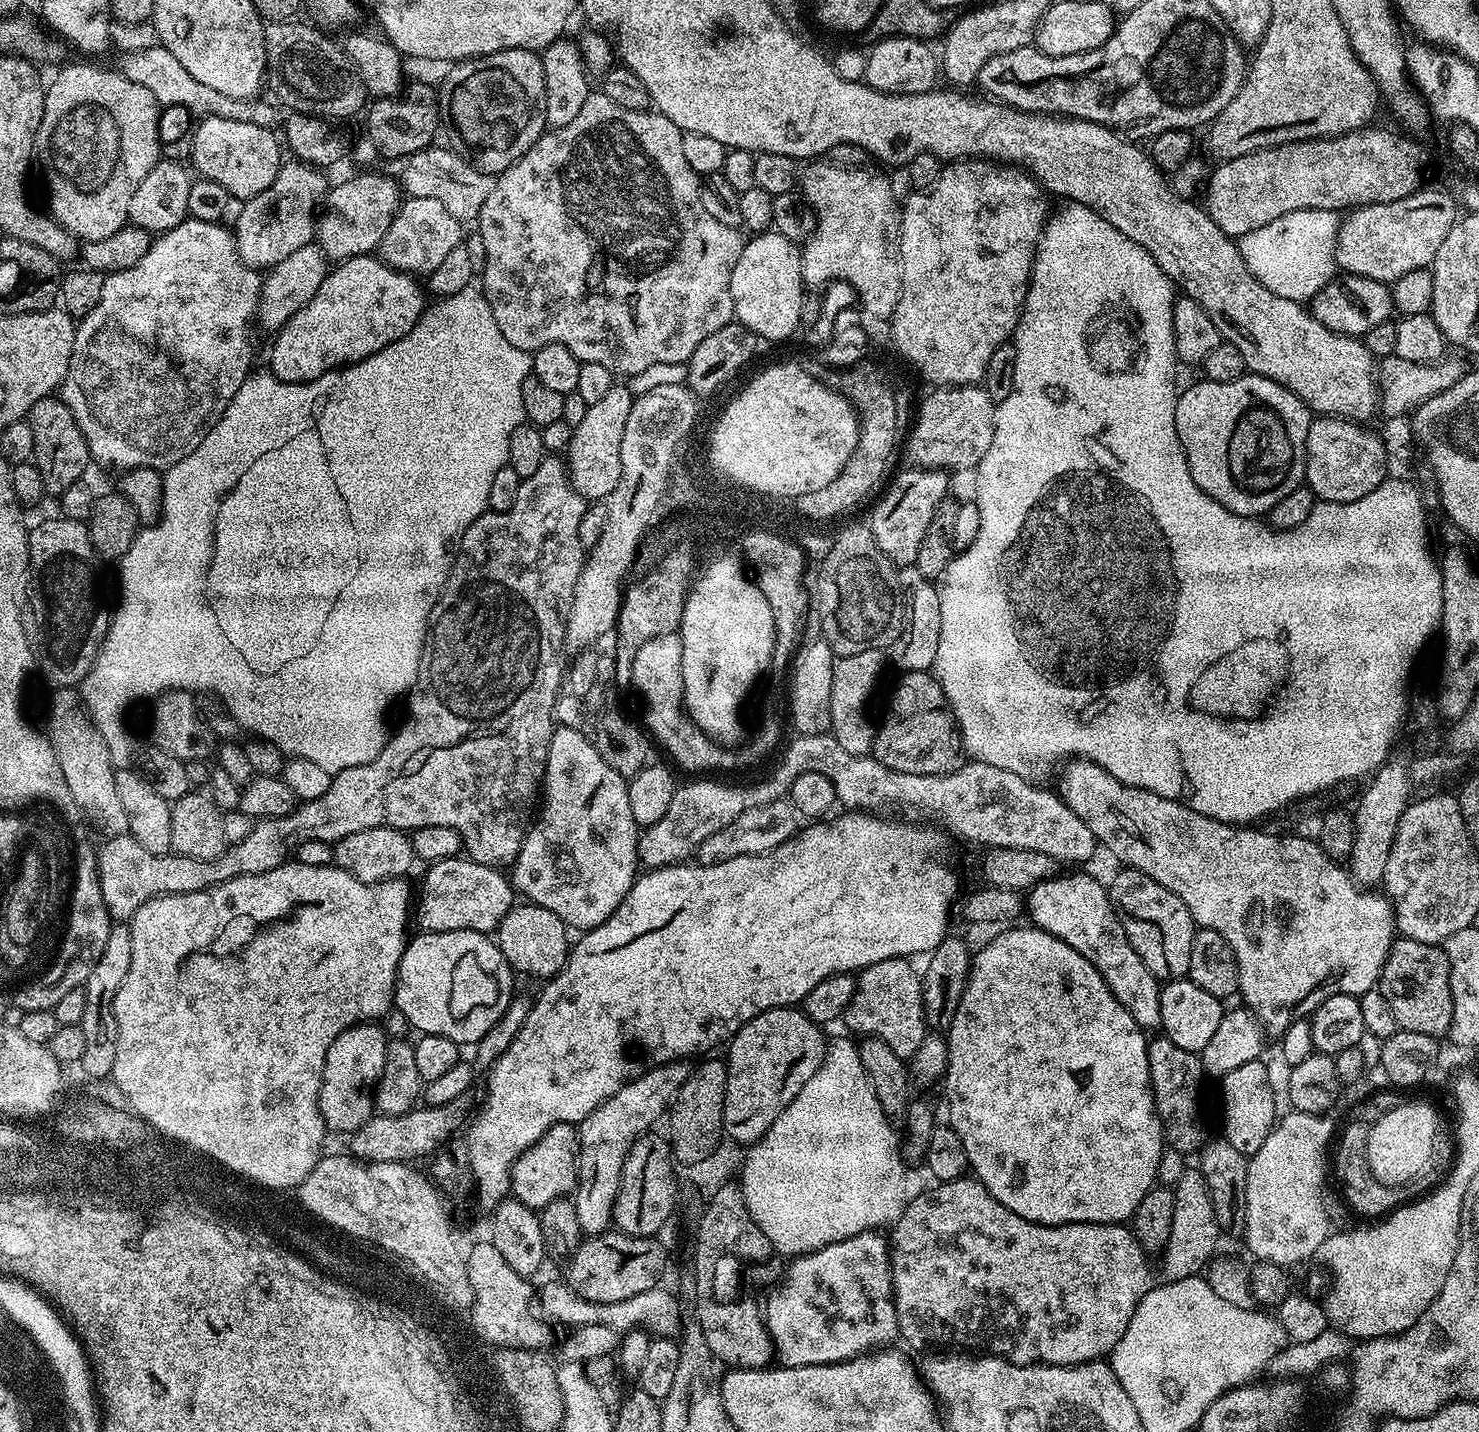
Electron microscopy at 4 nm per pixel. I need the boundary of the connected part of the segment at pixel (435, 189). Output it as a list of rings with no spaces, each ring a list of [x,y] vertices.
[[[429,146],[414,154],[394,156],[387,161],[387,175],[391,176],[408,196],[414,198],[435,198],[442,206],[449,208],[454,218],[461,222],[475,221],[482,206],[490,198],[493,177],[486,172],[479,172],[471,159],[465,158],[451,147],[436,148]]]

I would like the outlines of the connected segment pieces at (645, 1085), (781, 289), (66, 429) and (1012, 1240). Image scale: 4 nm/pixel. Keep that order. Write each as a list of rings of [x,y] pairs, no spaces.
[[[683,1059],[671,1060],[668,1064],[658,1064],[644,1069],[638,1076],[633,1076],[628,1083],[623,1084],[613,1096],[606,1102],[602,1102],[592,1111],[585,1120],[578,1125],[580,1137],[580,1159],[578,1161],[578,1187],[574,1192],[574,1203],[576,1205],[576,1220],[580,1225],[580,1231],[585,1237],[598,1236],[602,1232],[609,1231],[613,1223],[612,1207],[616,1201],[616,1194],[620,1189],[620,1179],[624,1163],[628,1157],[628,1151],[636,1139],[645,1135],[656,1124],[656,1119],[663,1117],[669,1111],[672,1099],[676,1092],[686,1082],[690,1071],[689,1065]]]
[[[769,230],[756,235],[747,241],[742,254],[736,257],[736,265],[731,273],[730,294],[734,298],[734,316],[750,331],[756,333],[761,341],[784,340],[802,324],[804,314],[804,297],[806,283],[801,268],[801,249],[793,241],[780,235],[775,230]]]
[[[55,395],[43,396],[28,411],[26,422],[30,430],[34,430],[34,454],[32,460],[36,469],[42,474],[47,495],[52,498],[59,498],[70,482],[81,479],[84,472],[90,465],[86,438],[70,410],[65,406],[64,401]]]
[[[961,1178],[958,1180],[946,1180],[935,1185],[929,1192],[913,1195],[909,1199],[908,1205],[904,1207],[904,1213],[898,1217],[891,1225],[890,1231],[890,1255],[892,1257],[892,1300],[896,1303],[896,1317],[898,1318],[898,1326],[900,1327],[898,1336],[902,1341],[905,1340],[912,1348],[924,1348],[929,1344],[929,1349],[944,1350],[947,1344],[957,1344],[960,1350],[975,1350],[977,1353],[987,1353],[989,1356],[998,1356],[1001,1360],[1009,1360],[1012,1364],[1086,1364],[1089,1362],[1099,1361],[1101,1358],[1107,1357],[1109,1354],[1117,1351],[1120,1347],[1120,1340],[1126,1334],[1126,1330],[1130,1326],[1130,1322],[1136,1313],[1136,1307],[1140,1305],[1140,1300],[1154,1286],[1152,1280],[1152,1268],[1148,1265],[1150,1259],[1149,1253],[1136,1240],[1136,1235],[1131,1227],[1119,1224],[1035,1224],[1026,1218],[1022,1218],[1018,1214],[1014,1214],[1014,1210],[1010,1210],[1006,1206],[1002,1206],[1002,1202],[998,1202],[986,1190],[986,1186],[982,1181],[975,1178]]]

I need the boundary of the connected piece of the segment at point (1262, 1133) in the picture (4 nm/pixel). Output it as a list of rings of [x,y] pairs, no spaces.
[[[1263,1059],[1246,1062],[1246,1066],[1238,1066],[1238,1070],[1230,1070],[1230,1074],[1222,1077],[1222,1084],[1224,1084],[1224,1132],[1222,1136],[1230,1146],[1234,1146],[1234,1150],[1238,1150],[1243,1156],[1249,1158],[1258,1150],[1262,1150],[1262,1142],[1266,1142],[1266,1138],[1278,1123],[1276,1096],[1272,1093],[1272,1084],[1268,1081],[1268,1068],[1264,1063]]]

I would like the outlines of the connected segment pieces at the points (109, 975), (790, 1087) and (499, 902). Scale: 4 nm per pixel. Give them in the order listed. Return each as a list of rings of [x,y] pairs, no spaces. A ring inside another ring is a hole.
[[[113,930],[106,942],[106,950],[102,958],[94,966],[88,983],[84,988],[86,994],[86,1014],[80,1023],[86,1034],[86,1050],[82,1053],[78,1068],[92,1080],[111,1077],[114,1066],[114,1054],[118,1042],[118,1030],[114,1018],[114,994],[118,994],[118,986],[122,986],[122,978],[126,978],[126,970],[130,970],[130,938],[127,934]]]
[[[774,1007],[750,1018],[740,1029],[733,1034],[732,1039],[727,1041],[728,1077],[726,1078],[726,1094],[724,1095],[724,1130],[727,1139],[732,1139],[736,1144],[751,1146],[774,1126],[774,1122],[794,1102],[794,1098],[810,1082],[810,1078],[822,1066],[824,1053],[828,1050],[829,1041],[824,1040],[825,1029],[815,1024],[811,1018],[799,1007],[787,1008]]]
[[[467,858],[438,860],[424,876],[424,885],[418,888],[418,903],[414,920],[425,932],[453,932],[470,930],[485,934],[495,933],[514,906],[514,885],[501,869],[491,868]]]

